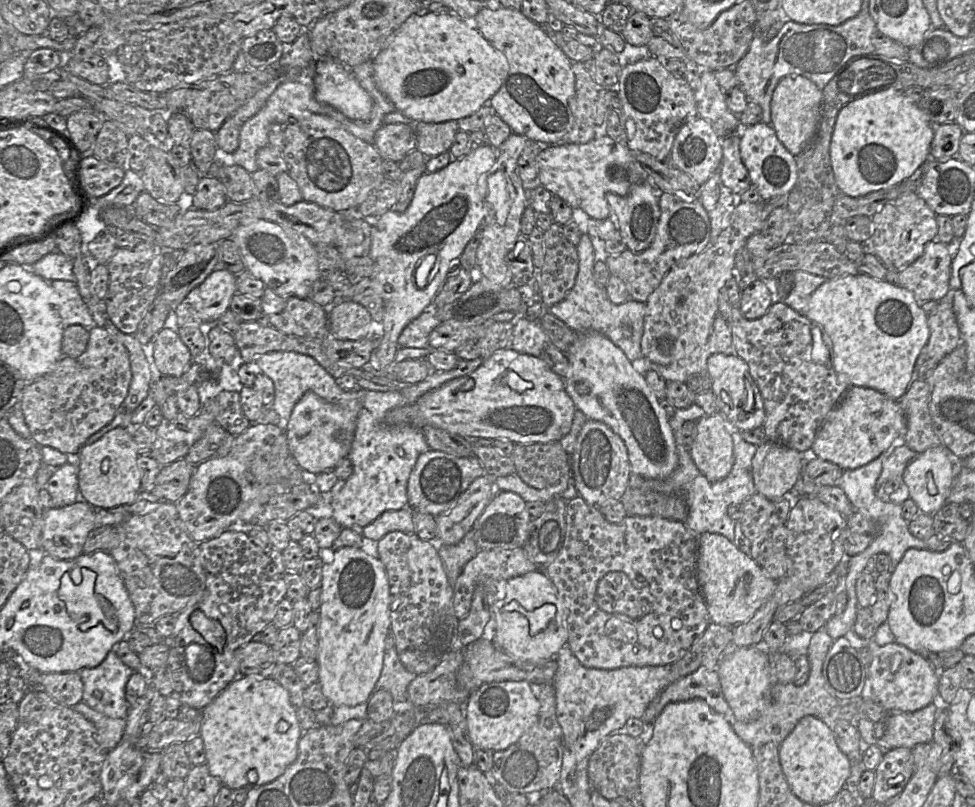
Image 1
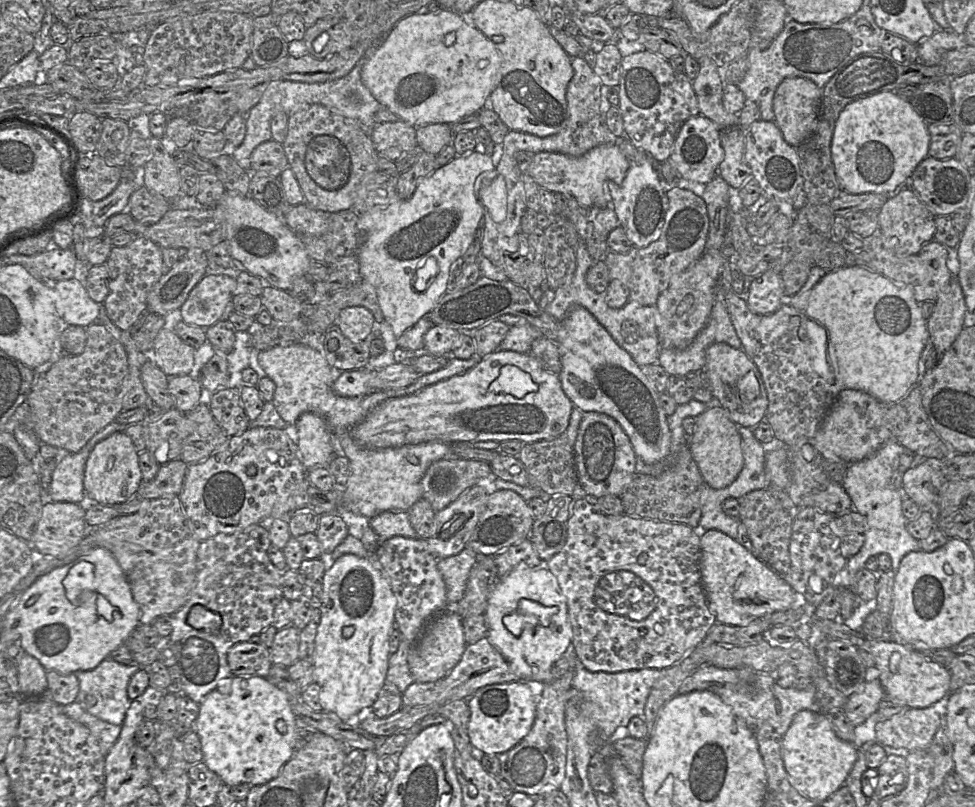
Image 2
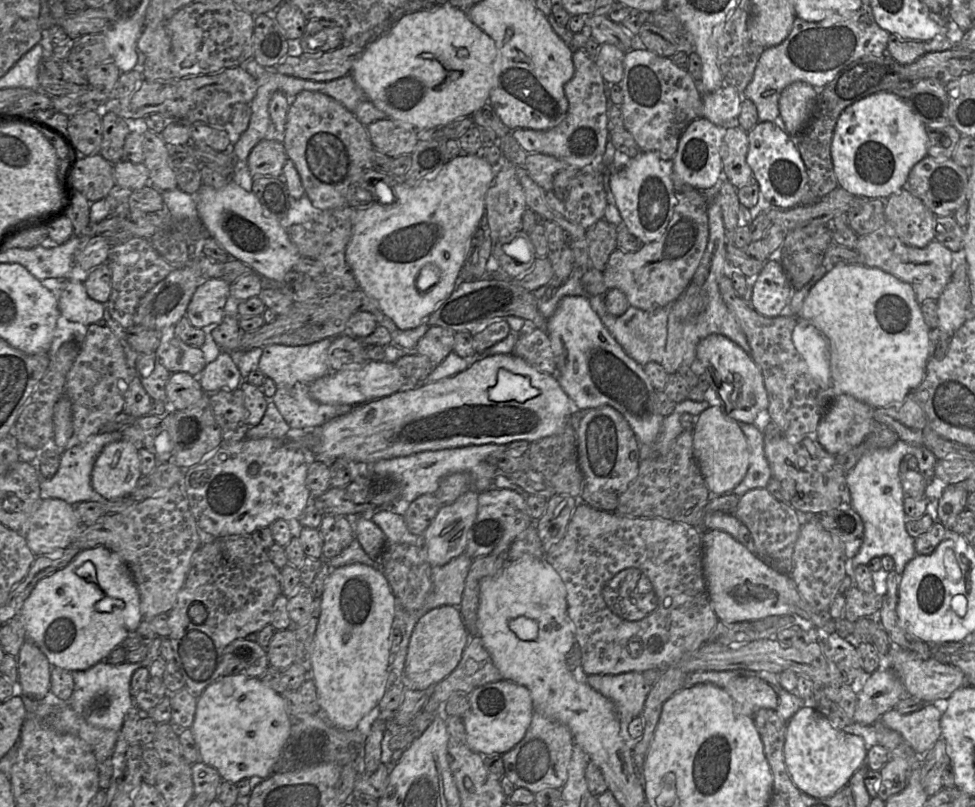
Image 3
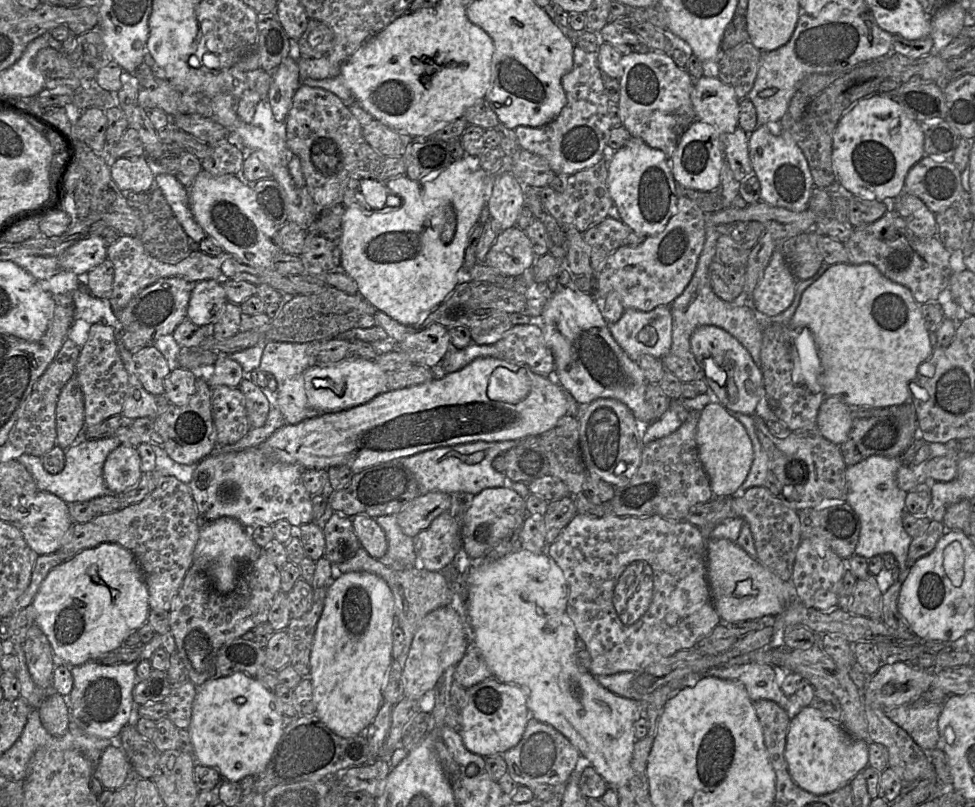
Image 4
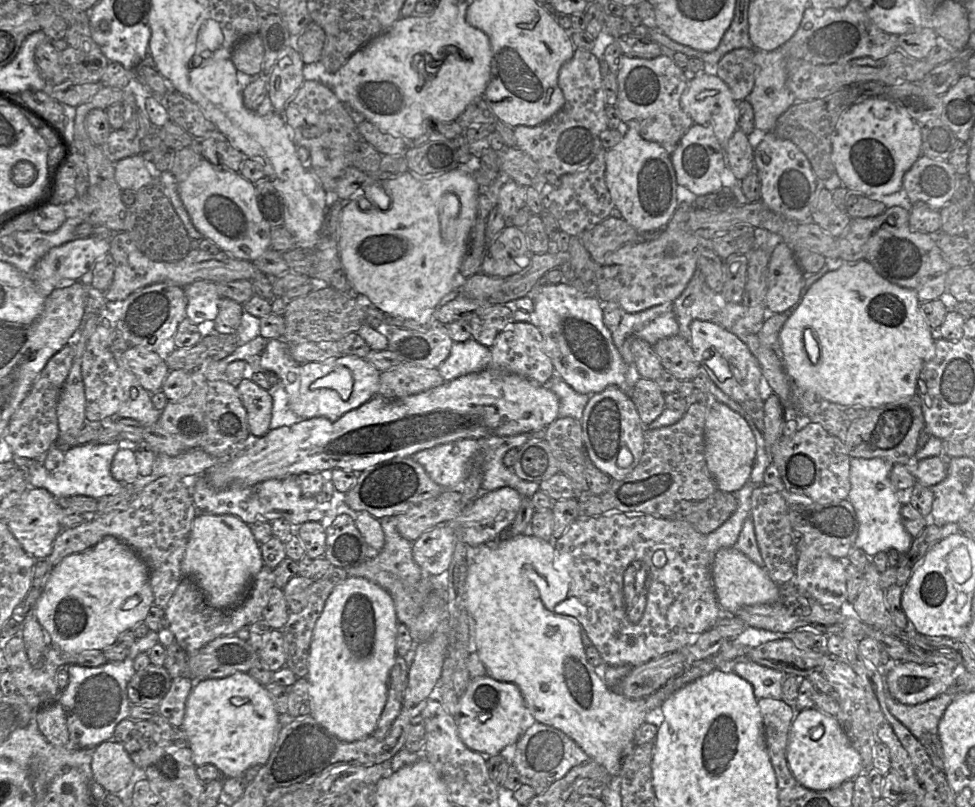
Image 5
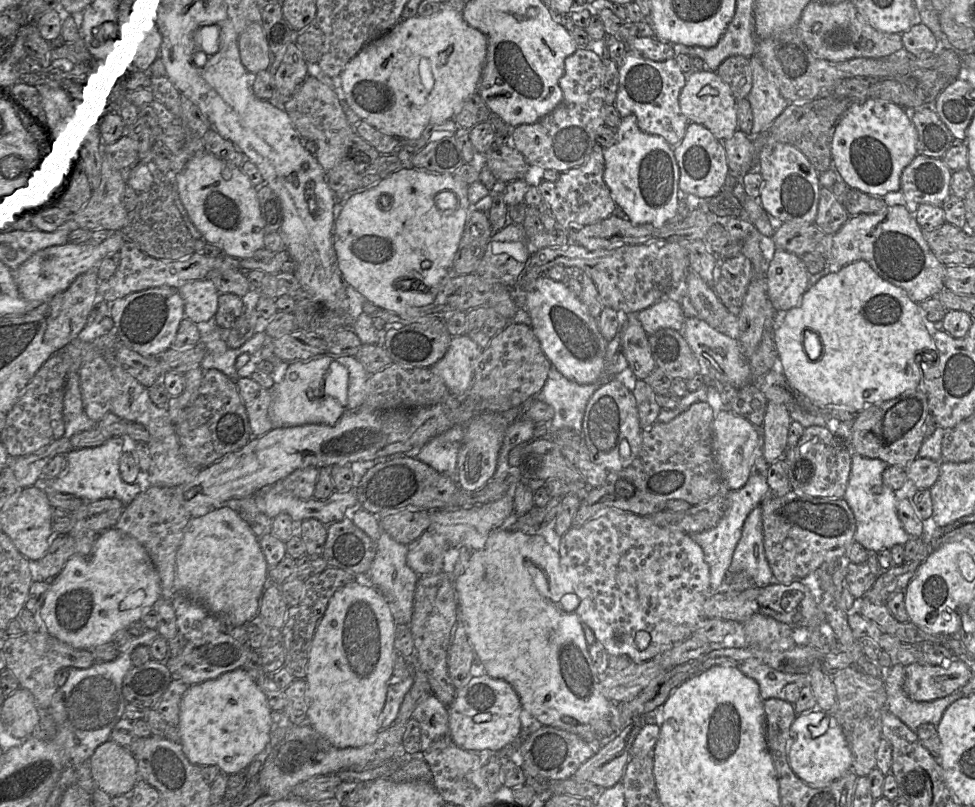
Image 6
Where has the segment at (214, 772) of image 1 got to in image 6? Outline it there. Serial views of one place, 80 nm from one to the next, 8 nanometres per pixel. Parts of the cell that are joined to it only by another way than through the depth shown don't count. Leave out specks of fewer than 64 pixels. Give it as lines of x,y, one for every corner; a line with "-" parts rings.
239,668
218,678
190,685
180,703
178,728
180,744
189,762
197,766
216,765
221,773
232,775
246,769
256,756
266,752
273,722
264,693
247,672

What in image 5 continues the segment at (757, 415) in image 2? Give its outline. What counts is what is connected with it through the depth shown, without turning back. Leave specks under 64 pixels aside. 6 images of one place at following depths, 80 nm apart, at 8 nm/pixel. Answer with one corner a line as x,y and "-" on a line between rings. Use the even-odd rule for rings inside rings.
693,320
690,325
690,345
698,364
705,369
707,377
729,398
742,403
759,398
759,384
761,380
761,369
747,345
736,335
722,326
709,321
-
710,355
720,356
728,365
731,377
720,380
708,366

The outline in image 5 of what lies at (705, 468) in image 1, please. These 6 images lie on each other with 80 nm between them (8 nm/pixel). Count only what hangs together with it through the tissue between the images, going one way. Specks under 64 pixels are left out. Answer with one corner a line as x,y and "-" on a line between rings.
722,403
708,405
704,452
708,470
718,490
734,493
749,481
756,455
755,437
744,418

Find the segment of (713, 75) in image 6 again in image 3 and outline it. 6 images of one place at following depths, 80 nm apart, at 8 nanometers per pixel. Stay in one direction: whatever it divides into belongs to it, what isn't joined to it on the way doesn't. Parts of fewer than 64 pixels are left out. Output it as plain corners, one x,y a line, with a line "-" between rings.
723,85
715,92
702,96
702,117
708,119
716,126
724,127
736,124
736,119
741,111
743,95
731,85

